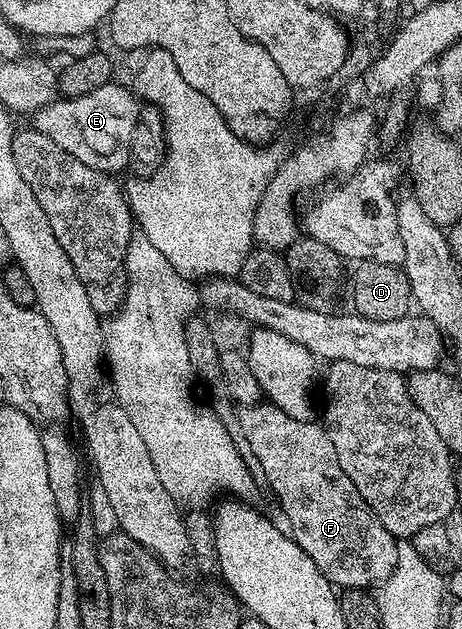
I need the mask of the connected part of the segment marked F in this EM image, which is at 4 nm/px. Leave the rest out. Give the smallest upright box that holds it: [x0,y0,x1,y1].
[236,400,398,588]

